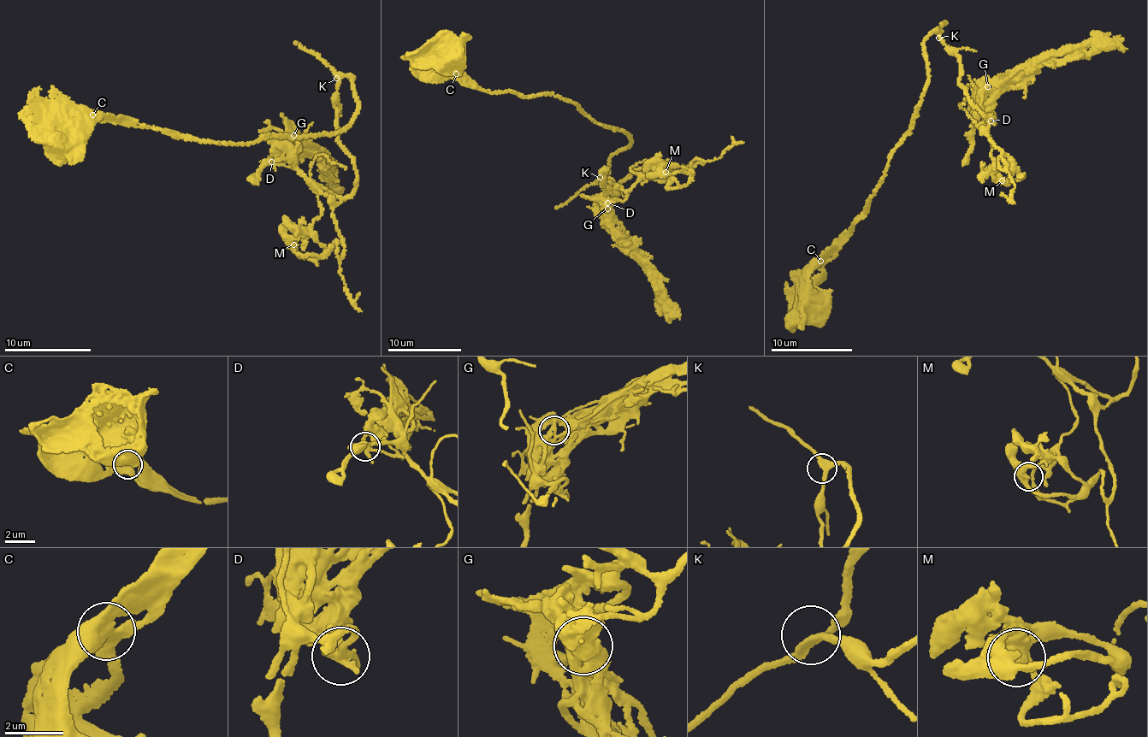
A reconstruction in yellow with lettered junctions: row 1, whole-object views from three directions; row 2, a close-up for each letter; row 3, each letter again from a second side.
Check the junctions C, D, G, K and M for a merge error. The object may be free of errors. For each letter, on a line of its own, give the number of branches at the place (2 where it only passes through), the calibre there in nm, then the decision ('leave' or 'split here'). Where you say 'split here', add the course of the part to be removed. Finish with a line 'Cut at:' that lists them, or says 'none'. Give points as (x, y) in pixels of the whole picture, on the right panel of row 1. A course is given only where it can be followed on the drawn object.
C: 3 branches meet; 420 nm thick; leave
D: 3 branches meet; 280 nm thick; leave
G: 3 branches meet; 240 nm thick; leave
K: 3 branches meet; 240 nm thick; leave
M: 3 branches meet; 360 nm thick; leave
Cut at: none

